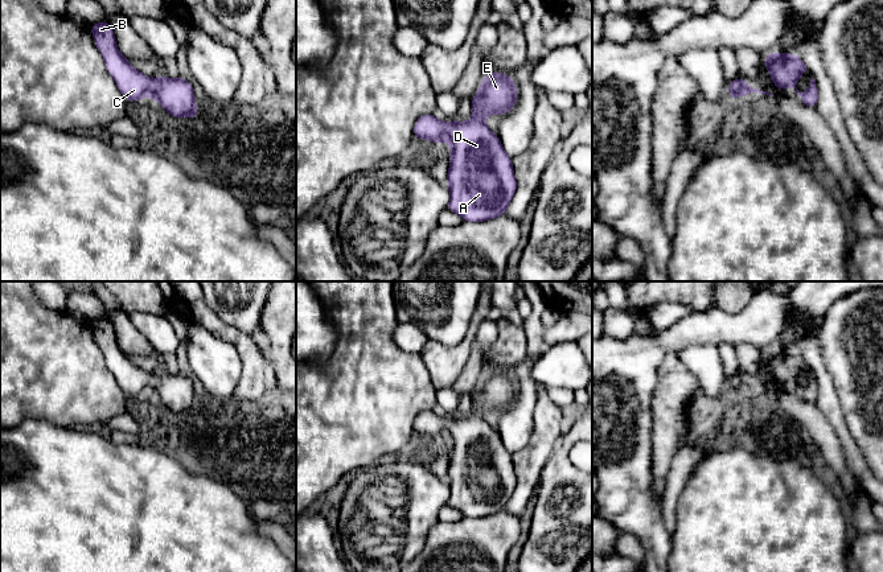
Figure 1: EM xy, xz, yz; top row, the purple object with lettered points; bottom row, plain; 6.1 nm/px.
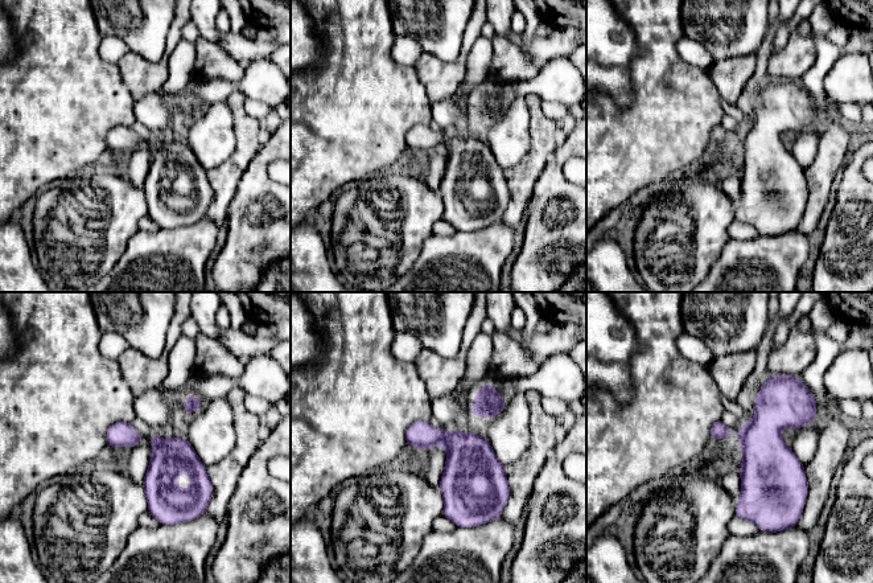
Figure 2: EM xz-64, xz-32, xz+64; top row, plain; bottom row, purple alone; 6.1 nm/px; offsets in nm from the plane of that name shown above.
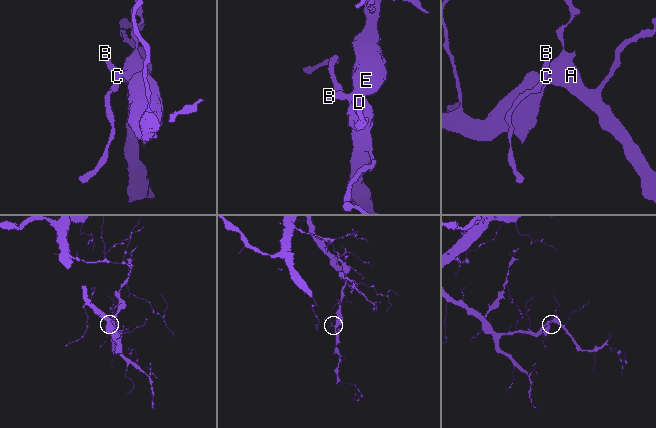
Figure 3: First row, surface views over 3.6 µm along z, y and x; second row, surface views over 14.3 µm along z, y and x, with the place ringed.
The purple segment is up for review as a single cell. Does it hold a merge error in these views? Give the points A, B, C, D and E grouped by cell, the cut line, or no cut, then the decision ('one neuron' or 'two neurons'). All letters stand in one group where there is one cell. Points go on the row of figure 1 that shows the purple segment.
A B C D E | no cut | one neuron

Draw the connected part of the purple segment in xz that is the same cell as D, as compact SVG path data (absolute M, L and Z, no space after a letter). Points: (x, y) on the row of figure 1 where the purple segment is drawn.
M490 73L472 96L472 119L442 122L432 114L422 115L415 125L415 139L449 144L448 210L467 222L484 222L506 213L517 181L512 157L484 123L493 115L510 112L516 106L517 86L510 75Z

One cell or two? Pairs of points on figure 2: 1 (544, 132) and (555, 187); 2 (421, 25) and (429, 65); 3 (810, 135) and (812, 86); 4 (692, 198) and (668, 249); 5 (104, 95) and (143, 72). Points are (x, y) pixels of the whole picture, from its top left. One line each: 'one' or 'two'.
1: two
2: two
3: one
4: one
5: two

